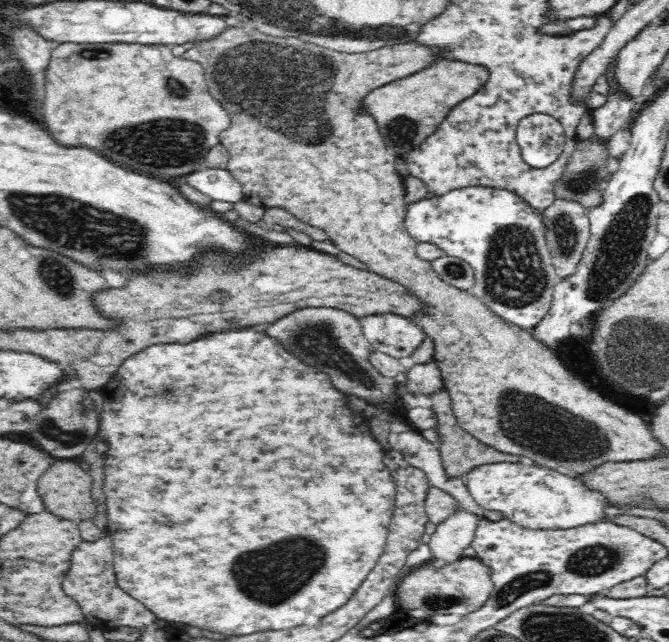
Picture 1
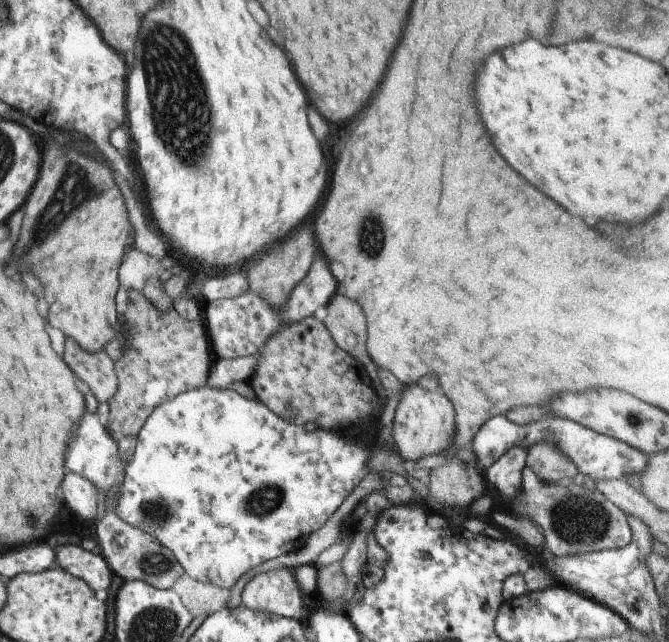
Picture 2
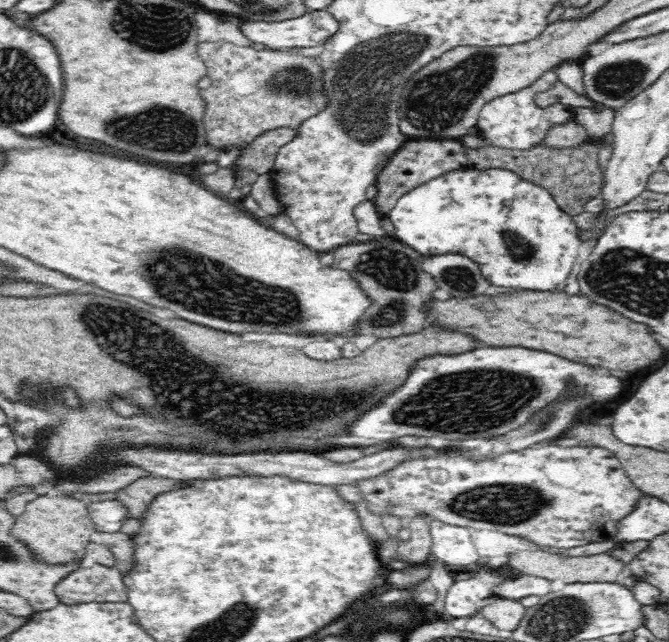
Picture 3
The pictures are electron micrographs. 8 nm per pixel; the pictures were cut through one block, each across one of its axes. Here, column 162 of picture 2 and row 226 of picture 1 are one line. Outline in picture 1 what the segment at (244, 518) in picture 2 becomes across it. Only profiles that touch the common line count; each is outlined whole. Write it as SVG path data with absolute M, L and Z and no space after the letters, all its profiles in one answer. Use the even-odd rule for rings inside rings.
M466 186L432 198L424 197L408 204L402 225L416 242L430 242L444 254L466 261L474 271L473 295L503 320L532 329L550 310L558 280L547 245L544 214L532 209L515 192L493 186Z

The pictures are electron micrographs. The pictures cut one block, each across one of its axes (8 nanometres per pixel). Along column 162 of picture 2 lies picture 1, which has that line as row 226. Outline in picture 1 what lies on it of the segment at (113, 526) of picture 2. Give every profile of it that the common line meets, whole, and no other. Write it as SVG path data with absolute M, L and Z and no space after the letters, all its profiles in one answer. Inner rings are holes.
M555 199L549 208L543 211L546 227L546 240L550 249L557 280L568 278L575 273L589 241L588 210L576 201Z

